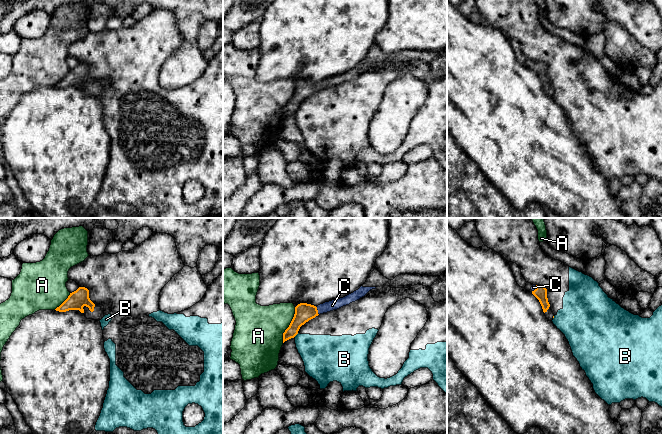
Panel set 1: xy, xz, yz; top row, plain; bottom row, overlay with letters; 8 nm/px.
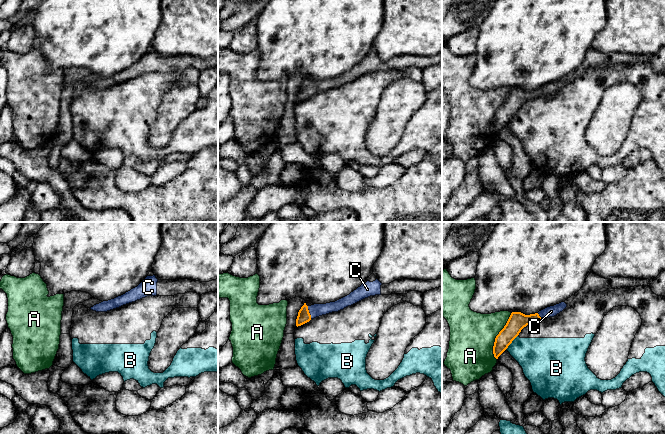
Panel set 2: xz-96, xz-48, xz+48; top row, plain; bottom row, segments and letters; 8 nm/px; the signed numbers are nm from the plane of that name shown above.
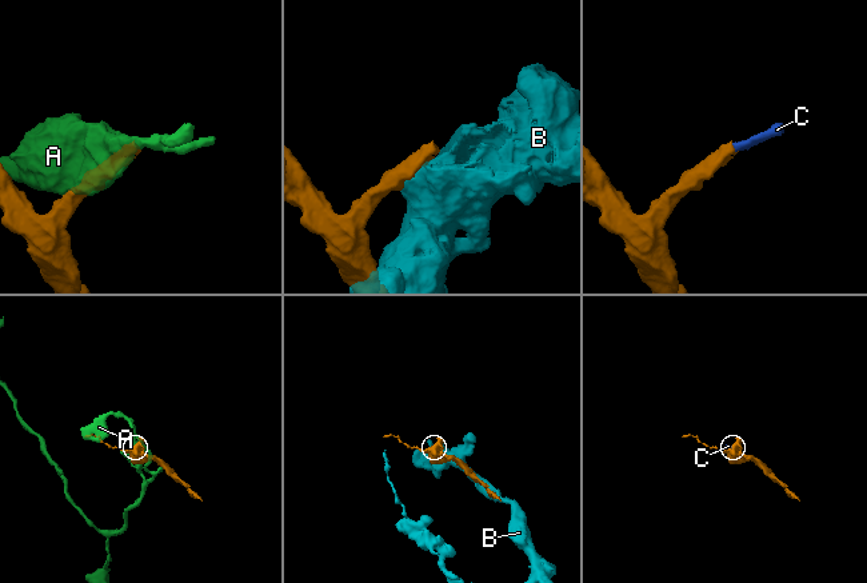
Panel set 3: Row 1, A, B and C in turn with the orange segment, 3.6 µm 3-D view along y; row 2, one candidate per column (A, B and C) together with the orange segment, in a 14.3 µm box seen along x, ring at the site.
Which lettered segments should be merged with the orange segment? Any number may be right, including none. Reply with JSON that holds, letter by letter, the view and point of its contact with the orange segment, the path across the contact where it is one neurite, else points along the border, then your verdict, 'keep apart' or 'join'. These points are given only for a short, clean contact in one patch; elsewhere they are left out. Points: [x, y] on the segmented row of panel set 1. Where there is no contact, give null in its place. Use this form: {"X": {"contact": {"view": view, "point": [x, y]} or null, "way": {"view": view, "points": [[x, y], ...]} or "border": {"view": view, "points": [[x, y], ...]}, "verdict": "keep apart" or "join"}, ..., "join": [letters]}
{"A": {"contact": {"view": "xz", "point": [289, 325]}, "verdict": "keep apart"}, "B": {"contact": {"view": "xz", "point": [296, 334]}, "verdict": "keep apart"}, "C": {"contact": {"view": "xz", "point": [317, 310]}, "way": {"view": "xz", "points": [[304, 312], [317, 310], [332, 305]]}, "verdict": "join"}, "join": ["C"]}

